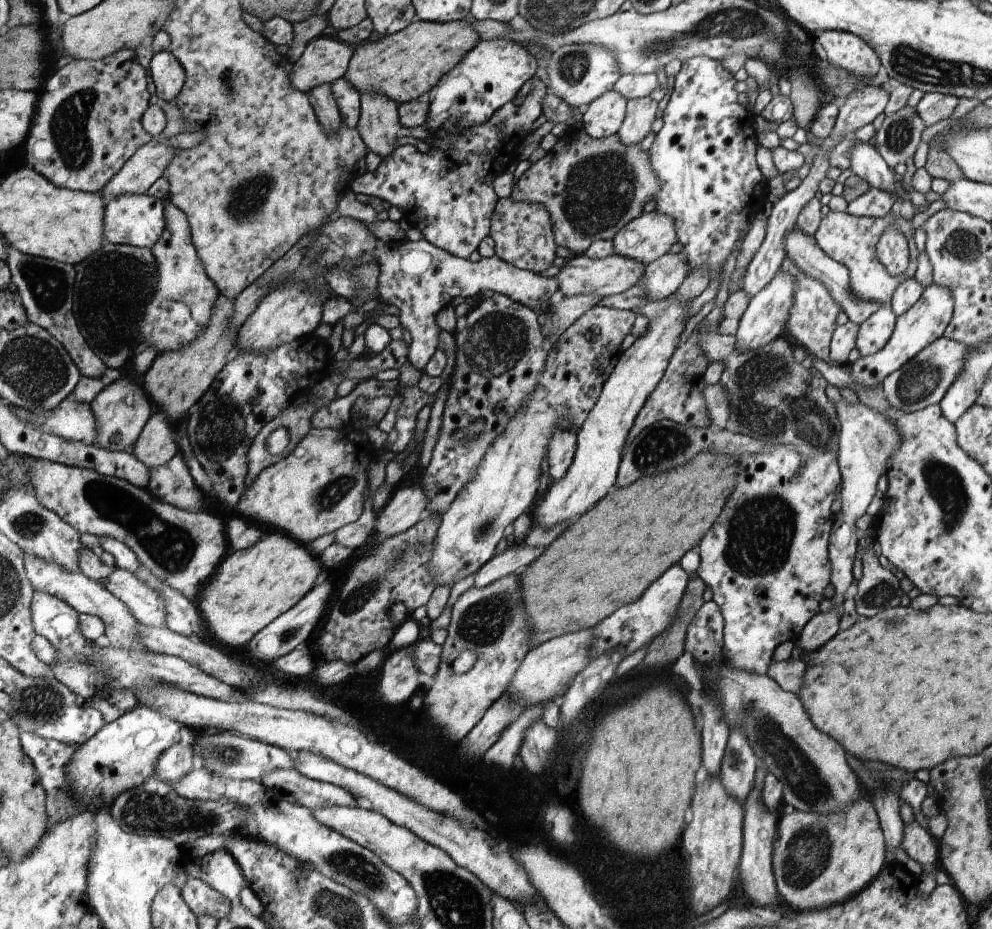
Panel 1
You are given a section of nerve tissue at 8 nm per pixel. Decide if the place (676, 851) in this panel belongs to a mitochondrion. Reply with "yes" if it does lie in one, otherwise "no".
no

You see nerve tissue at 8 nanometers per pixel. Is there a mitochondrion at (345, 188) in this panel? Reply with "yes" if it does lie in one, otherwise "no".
no

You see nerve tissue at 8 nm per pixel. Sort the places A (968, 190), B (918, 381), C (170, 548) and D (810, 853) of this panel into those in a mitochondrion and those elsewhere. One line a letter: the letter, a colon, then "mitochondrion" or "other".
A: other
B: mitochondrion
C: mitochondrion
D: mitochondrion

